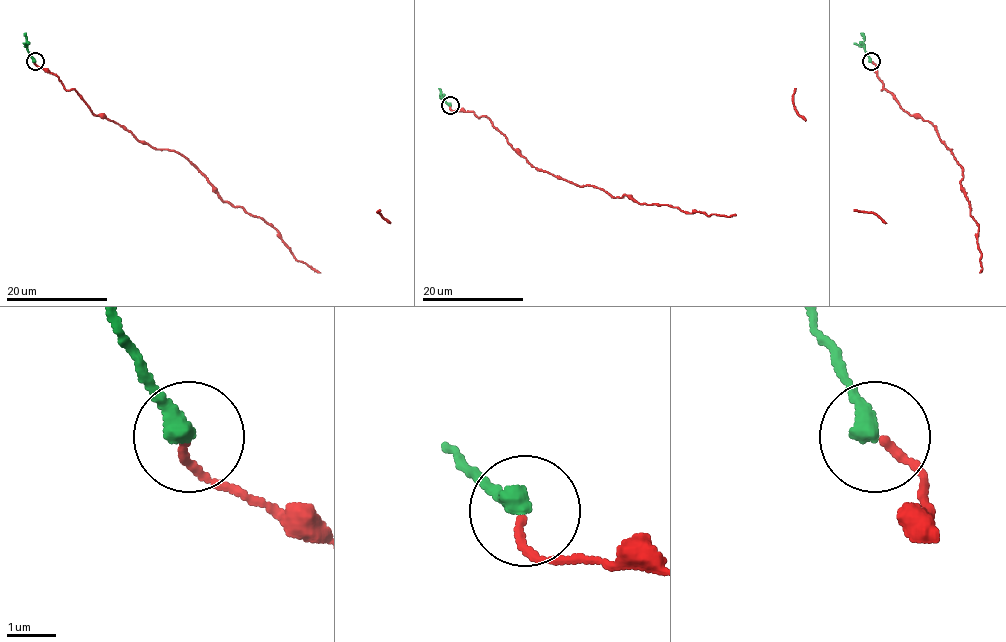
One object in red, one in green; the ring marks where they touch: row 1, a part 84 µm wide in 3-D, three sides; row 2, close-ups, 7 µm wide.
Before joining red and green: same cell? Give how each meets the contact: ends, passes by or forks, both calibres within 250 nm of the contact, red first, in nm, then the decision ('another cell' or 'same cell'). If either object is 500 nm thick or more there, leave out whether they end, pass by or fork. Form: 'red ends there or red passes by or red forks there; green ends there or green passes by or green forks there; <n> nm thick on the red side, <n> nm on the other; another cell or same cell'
red ends there; green ends there; 140 nm thick on the red side, 400 nm on the other; same cell

